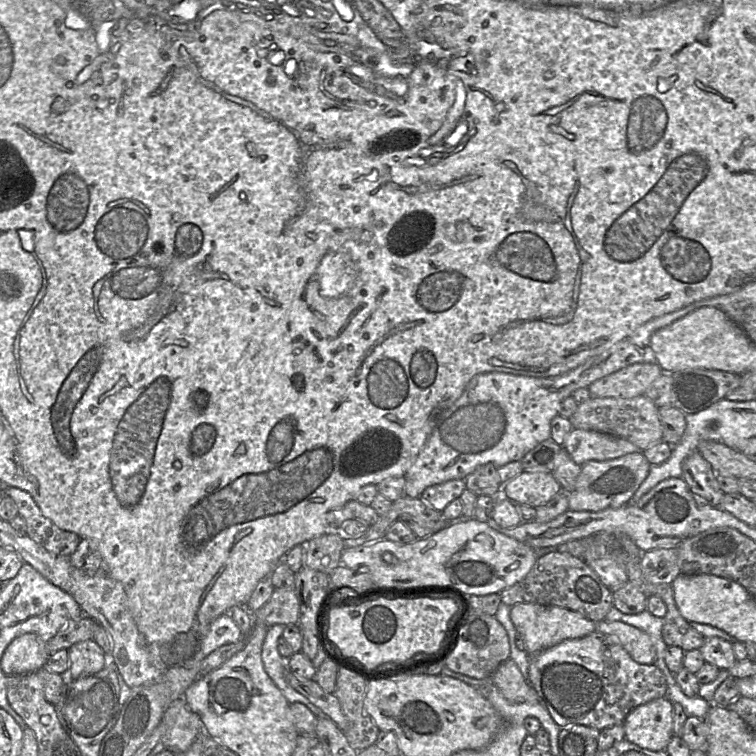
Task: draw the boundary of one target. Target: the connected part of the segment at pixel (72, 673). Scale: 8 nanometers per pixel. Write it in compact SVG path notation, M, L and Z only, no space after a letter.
M94 639L73 644L69 649L67 679L78 679L101 671L108 662L107 655Z

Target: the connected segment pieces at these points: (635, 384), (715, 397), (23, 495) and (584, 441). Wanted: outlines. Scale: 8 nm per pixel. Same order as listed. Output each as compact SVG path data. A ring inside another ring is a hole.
M635 363L594 381L588 389L593 397L642 396L662 372L657 363Z
M688 368L670 374L672 377L673 406L685 414L698 413L741 387L741 375L723 370Z
M4 487L4 493L13 499L18 515L25 520L28 537L54 555L70 556L74 553L81 540L77 534L60 529L45 517L28 492L17 487Z
M576 428L568 434L562 447L573 461L581 466L590 460L606 461L630 453L642 452L626 439Z

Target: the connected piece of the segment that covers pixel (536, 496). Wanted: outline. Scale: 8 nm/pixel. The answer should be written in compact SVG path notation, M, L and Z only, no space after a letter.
M523 471L503 489L503 496L513 503L538 507L546 504L561 491L561 485L552 472Z

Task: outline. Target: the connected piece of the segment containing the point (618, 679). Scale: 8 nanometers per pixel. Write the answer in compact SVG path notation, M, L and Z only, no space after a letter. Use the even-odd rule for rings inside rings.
M594 631L578 639L567 639L559 644L529 656L529 683L555 723L560 727L584 725L599 731L622 724L637 706L665 697L667 682L664 674L654 664L635 662L616 636Z

